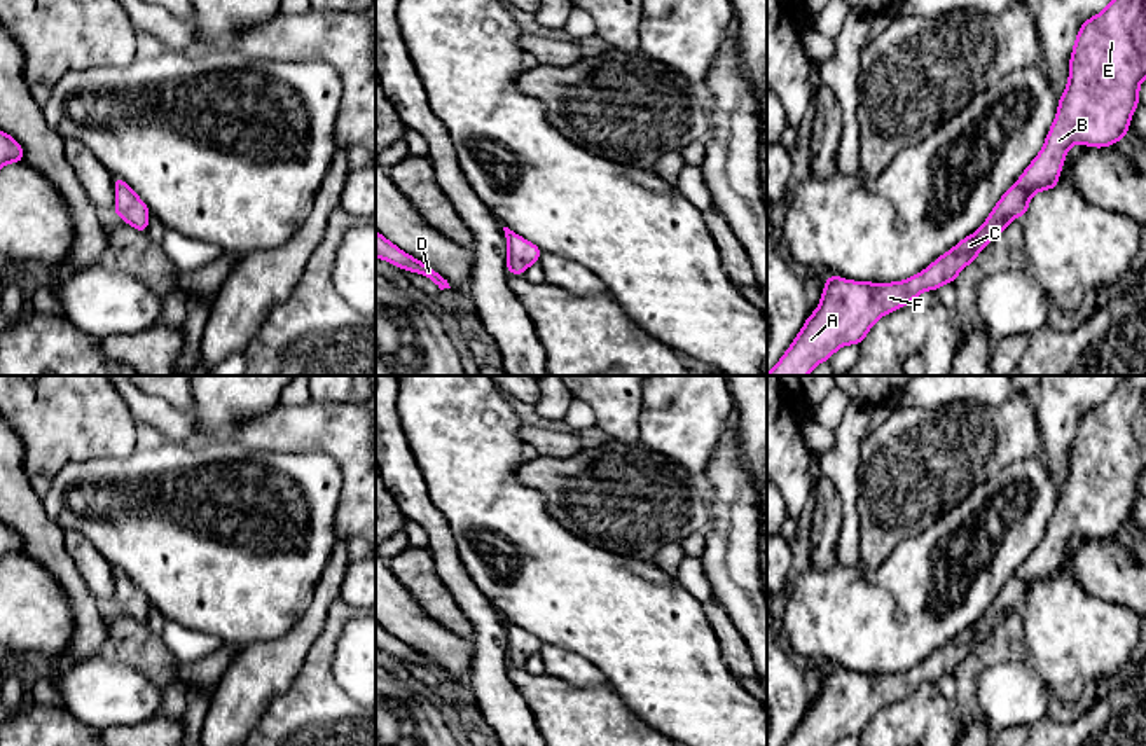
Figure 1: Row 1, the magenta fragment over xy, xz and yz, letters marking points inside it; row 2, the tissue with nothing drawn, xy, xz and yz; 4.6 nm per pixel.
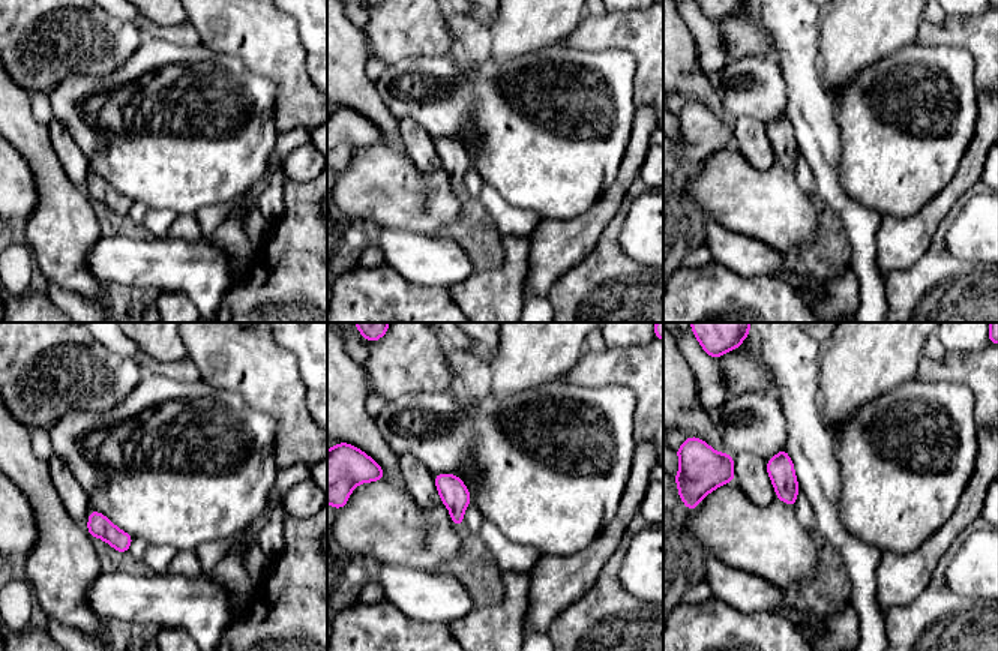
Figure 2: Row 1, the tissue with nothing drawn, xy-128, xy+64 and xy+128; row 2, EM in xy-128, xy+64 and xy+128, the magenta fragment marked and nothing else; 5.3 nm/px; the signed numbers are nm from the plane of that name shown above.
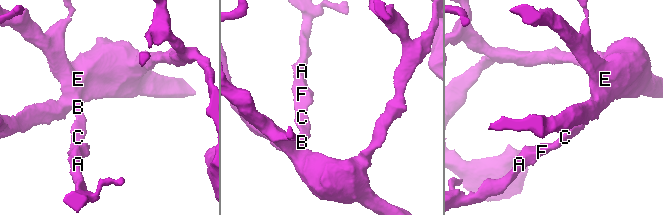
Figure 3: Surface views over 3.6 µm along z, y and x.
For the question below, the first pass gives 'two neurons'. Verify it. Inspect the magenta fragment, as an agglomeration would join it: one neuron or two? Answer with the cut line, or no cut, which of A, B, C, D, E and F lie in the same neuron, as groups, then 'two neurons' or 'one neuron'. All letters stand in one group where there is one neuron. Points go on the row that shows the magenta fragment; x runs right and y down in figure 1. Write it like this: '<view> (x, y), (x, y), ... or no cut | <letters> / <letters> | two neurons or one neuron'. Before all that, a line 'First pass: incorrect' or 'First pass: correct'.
First pass: incorrect
no cut | A B C D E F | one neuron

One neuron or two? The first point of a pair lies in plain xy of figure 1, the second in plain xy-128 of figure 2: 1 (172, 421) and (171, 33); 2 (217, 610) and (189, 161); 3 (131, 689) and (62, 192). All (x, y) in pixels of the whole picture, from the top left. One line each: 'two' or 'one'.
1: one
2: one
3: two

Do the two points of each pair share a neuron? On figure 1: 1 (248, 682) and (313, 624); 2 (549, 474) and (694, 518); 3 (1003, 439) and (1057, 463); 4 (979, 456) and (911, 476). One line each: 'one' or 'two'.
1: one
2: one
3: two
4: one

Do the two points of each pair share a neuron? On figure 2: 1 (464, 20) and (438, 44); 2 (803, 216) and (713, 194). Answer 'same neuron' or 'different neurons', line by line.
1: different neurons
2: same neuron

